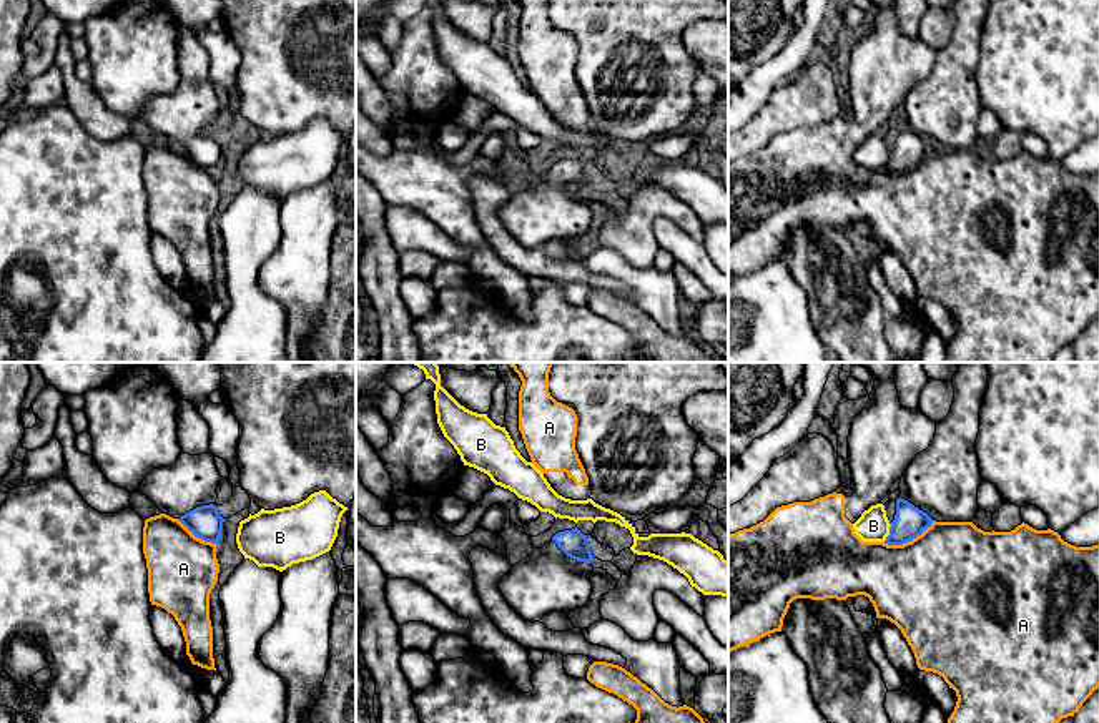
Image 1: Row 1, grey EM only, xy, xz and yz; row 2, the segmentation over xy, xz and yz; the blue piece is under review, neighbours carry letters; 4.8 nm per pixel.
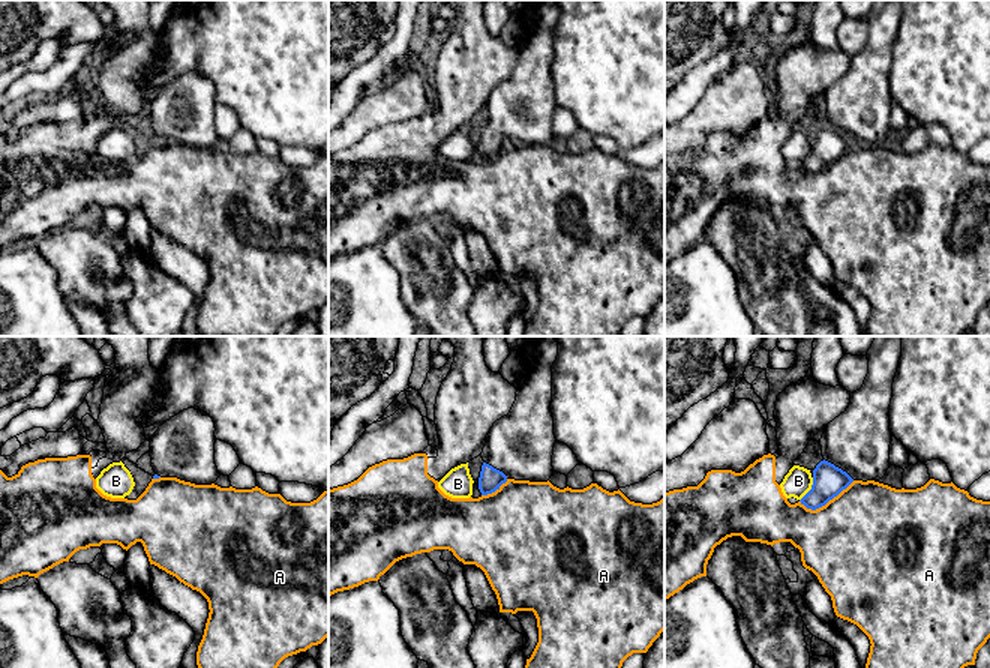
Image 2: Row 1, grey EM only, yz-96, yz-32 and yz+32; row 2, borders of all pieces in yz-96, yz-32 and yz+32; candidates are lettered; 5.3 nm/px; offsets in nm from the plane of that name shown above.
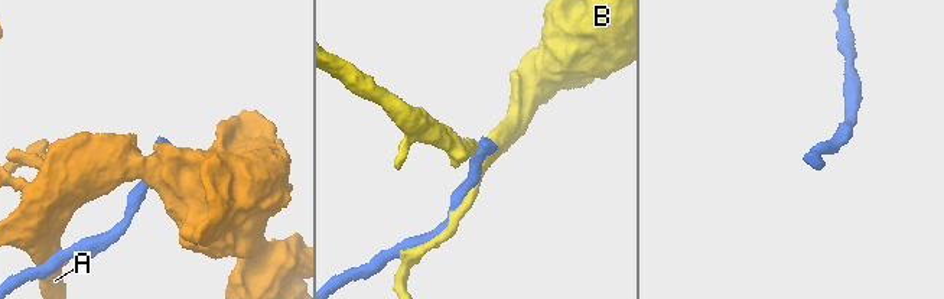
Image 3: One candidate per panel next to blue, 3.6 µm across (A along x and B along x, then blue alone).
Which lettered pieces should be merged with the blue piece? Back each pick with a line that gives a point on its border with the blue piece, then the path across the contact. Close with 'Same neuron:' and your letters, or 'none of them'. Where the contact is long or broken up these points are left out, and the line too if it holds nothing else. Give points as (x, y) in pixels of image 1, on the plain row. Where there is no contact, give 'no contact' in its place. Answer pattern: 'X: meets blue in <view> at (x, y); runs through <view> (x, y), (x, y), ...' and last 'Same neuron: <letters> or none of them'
Same neuron: none of them

